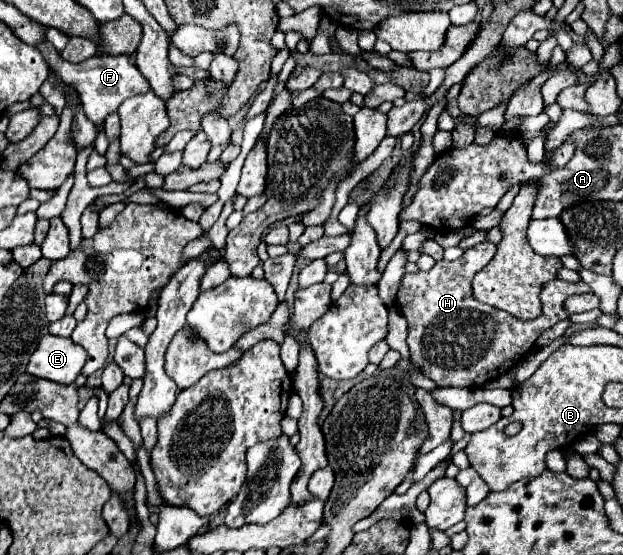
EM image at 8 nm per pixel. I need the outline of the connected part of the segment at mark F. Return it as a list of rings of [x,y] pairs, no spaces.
[[[47,42],[37,44],[37,50],[43,52],[43,58],[49,62],[51,68],[55,68],[59,72],[59,76],[67,84],[73,84],[77,88],[77,92],[81,96],[81,106],[85,110],[85,116],[93,124],[105,122],[105,118],[111,112],[115,112],[125,98],[151,90],[149,80],[139,72],[139,68],[135,66],[135,62],[131,60],[129,54],[121,54],[121,56],[93,56],[93,58],[89,58],[85,62],[73,64],[73,62],[67,62],[61,56],[61,52],[55,46],[47,44]]]

